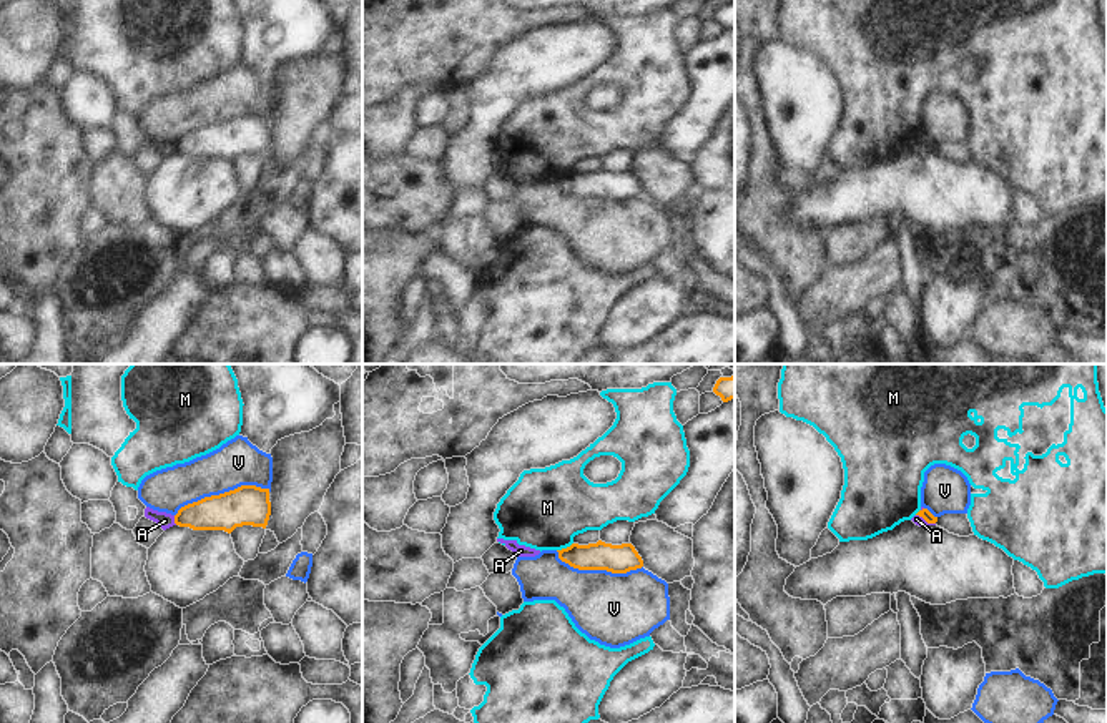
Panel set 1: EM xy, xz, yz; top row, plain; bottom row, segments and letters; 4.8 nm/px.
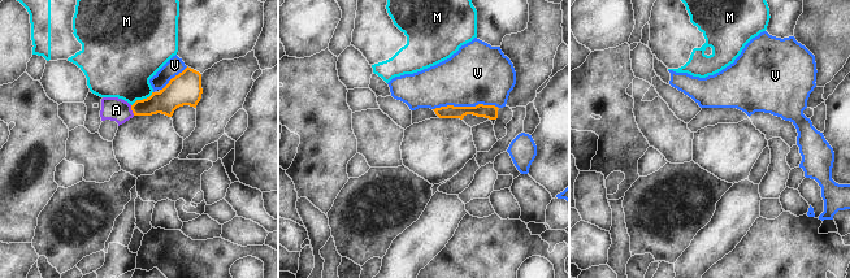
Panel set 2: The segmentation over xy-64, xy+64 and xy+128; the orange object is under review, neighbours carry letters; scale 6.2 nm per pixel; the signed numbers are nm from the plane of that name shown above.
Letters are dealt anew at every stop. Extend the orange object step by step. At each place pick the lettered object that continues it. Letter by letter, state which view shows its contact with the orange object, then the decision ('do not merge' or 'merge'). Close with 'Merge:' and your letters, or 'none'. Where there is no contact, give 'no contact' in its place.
A: xy | do not merge
M: xz | do not merge
V: xy | do not merge
Merge: none

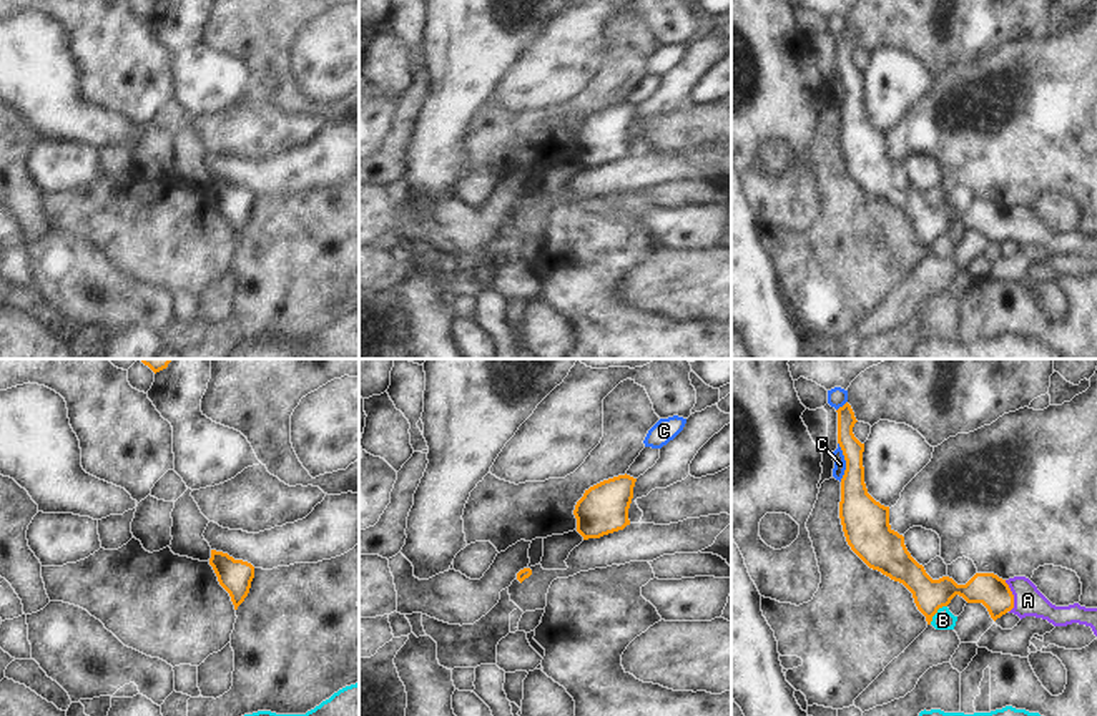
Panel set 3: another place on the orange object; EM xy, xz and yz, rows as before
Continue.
A: yz | merge
B: yz | do not merge
C: yz | do not merge
Merge: A

